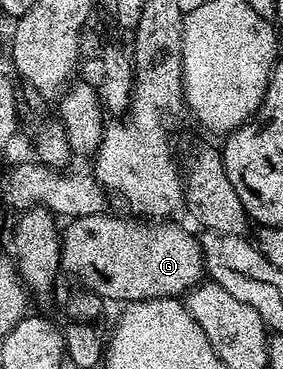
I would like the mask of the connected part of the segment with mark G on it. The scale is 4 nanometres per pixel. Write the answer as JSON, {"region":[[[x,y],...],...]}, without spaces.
{"region":[[[111,212],[95,213],[94,215],[82,215],[81,217],[73,217],[63,226],[62,229],[62,248],[60,250],[60,263],[65,274],[73,273],[78,280],[81,281],[85,290],[97,293],[99,297],[112,301],[124,301],[123,303],[131,303],[133,301],[153,301],[155,297],[175,297],[183,298],[192,292],[197,285],[205,280],[204,272],[204,252],[200,249],[199,236],[188,229],[183,229],[180,225],[175,225],[172,219],[137,219],[132,215],[123,215],[124,217],[111,217]]]}

